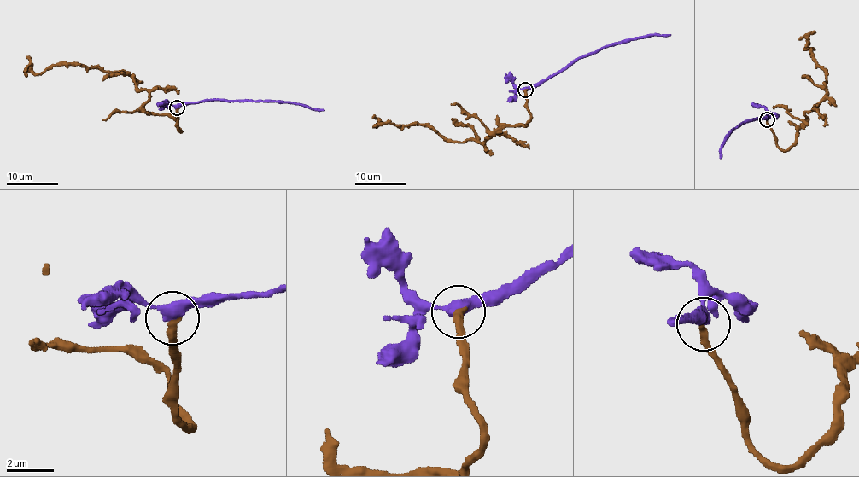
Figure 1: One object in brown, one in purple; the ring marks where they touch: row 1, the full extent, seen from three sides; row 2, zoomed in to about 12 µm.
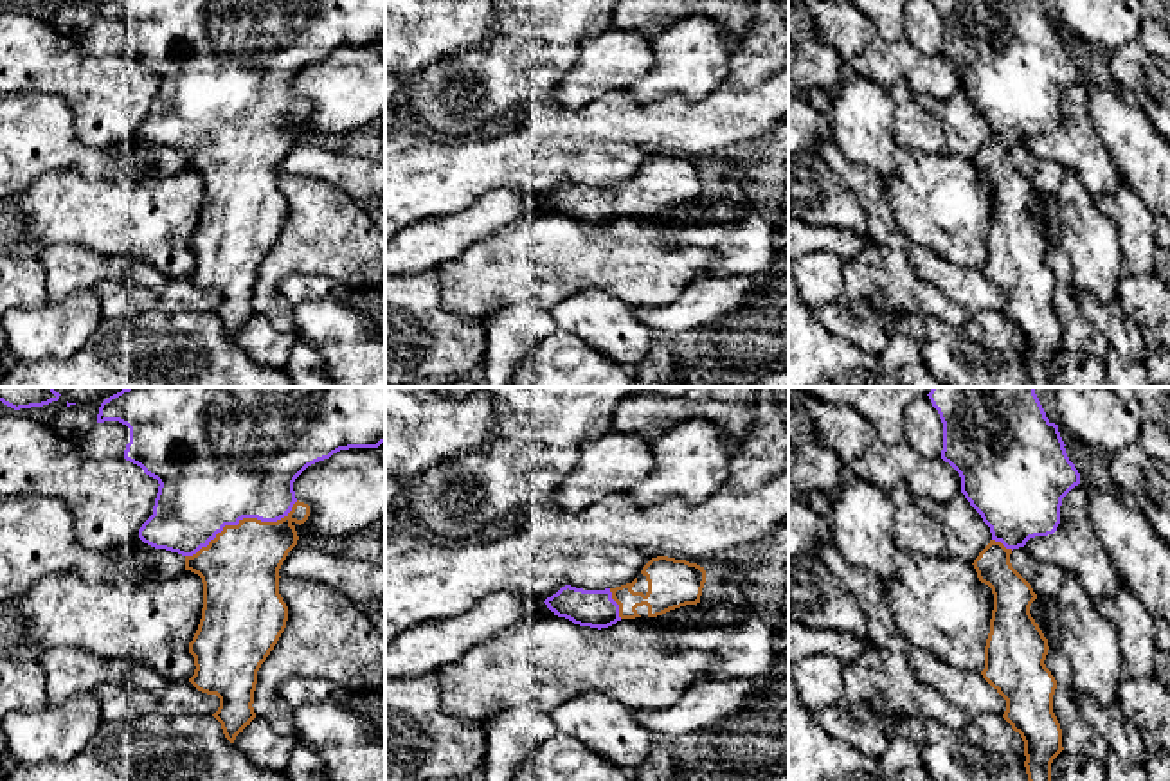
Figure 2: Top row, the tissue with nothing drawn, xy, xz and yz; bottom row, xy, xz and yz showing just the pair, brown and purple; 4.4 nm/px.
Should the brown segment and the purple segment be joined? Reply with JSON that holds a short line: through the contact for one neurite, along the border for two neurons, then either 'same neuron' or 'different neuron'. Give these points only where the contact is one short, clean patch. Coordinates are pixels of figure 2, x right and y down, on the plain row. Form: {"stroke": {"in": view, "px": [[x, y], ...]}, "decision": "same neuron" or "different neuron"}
{"decision": "same neuron"}

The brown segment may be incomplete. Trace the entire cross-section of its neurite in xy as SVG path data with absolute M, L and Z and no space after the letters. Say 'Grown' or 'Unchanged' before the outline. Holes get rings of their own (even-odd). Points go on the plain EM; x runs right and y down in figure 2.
Grown. M101 0L97 20L104 18L130 25L124 56L160 81L153 112L139 126L139 135L155 146L182 151L185 167L202 175L202 216L189 239L196 266L189 279L220 295L212 313L234 340L256 315L257 268L288 218L288 203L279 191L279 166L297 142L295 122L310 113L310 103L295 95L293 79L308 63L340 47L378 45L385 40L385 0Z

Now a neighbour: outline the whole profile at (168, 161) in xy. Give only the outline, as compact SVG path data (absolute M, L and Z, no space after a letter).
M131 144L117 146L115 155L106 164L106 176L115 180L131 182L122 166L153 166L160 178L169 176L185 167L185 153L166 146L155 146L151 155L135 155Z

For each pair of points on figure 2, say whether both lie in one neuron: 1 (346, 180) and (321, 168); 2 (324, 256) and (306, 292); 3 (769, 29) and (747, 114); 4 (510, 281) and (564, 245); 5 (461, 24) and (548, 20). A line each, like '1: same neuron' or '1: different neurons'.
1: same neuron
2: different neurons
3: different neurons
4: same neuron
5: different neurons

